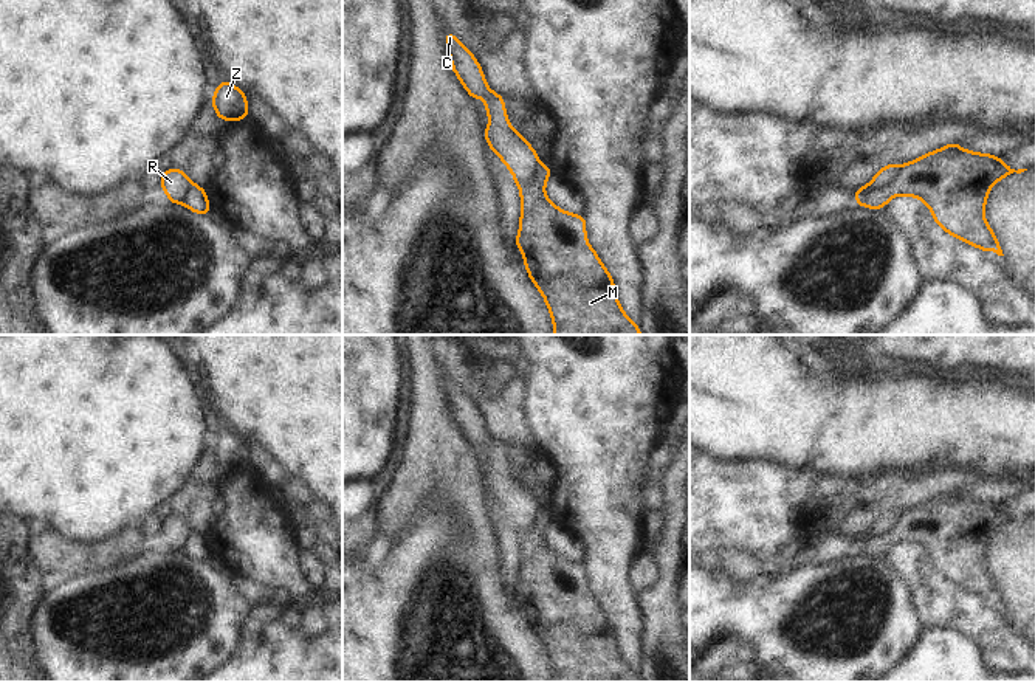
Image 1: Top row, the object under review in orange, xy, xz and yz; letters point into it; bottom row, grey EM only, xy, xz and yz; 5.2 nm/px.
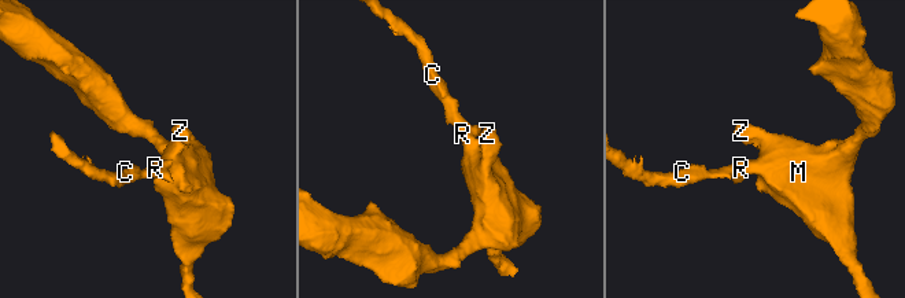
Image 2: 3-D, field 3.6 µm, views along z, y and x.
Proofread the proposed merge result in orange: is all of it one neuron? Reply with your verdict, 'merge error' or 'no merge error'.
merge error

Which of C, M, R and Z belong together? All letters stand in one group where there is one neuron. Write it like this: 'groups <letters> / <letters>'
groups C R / M Z

